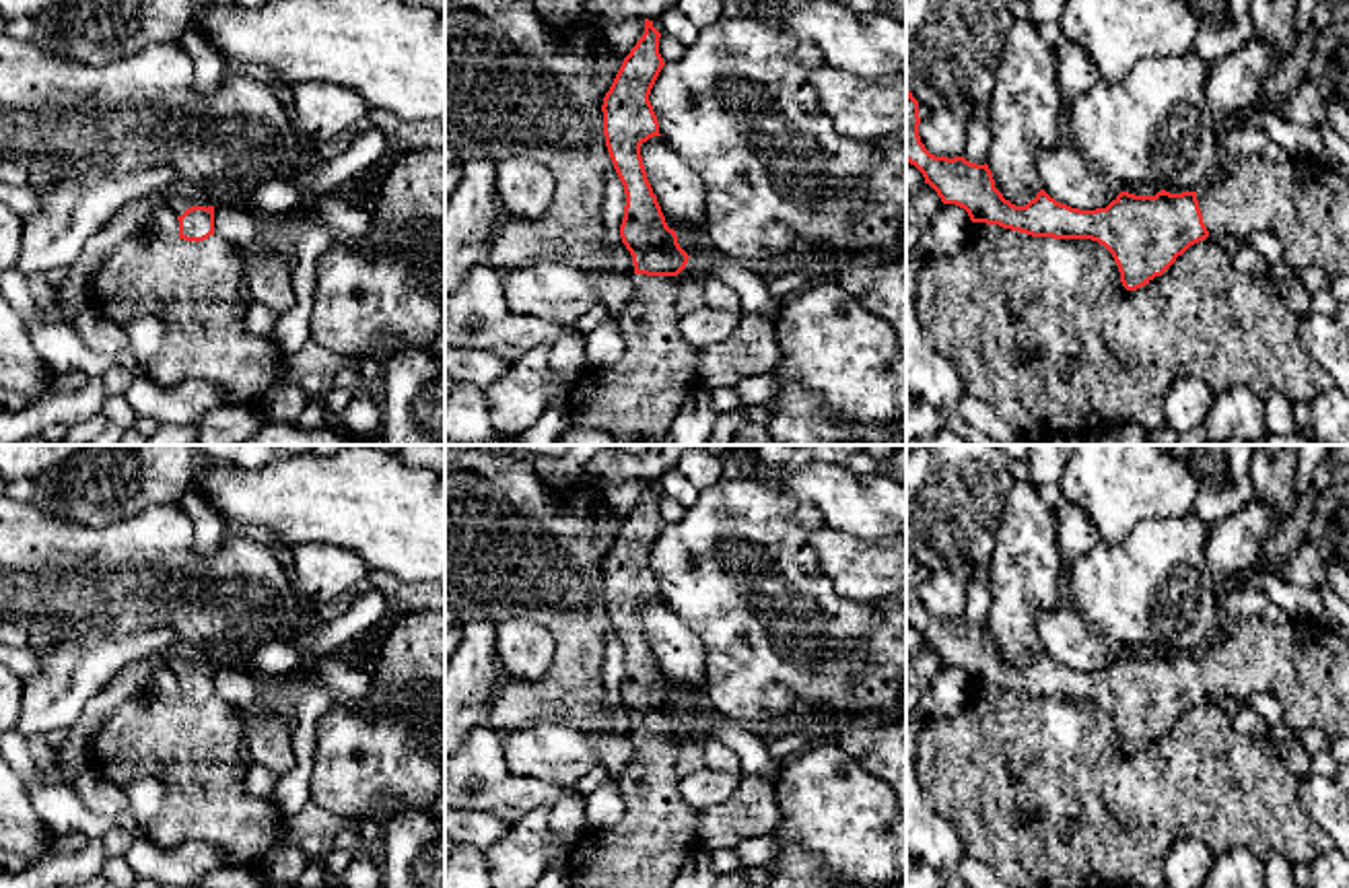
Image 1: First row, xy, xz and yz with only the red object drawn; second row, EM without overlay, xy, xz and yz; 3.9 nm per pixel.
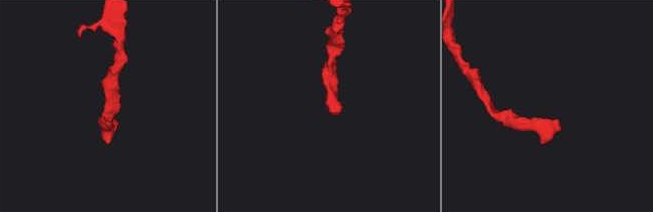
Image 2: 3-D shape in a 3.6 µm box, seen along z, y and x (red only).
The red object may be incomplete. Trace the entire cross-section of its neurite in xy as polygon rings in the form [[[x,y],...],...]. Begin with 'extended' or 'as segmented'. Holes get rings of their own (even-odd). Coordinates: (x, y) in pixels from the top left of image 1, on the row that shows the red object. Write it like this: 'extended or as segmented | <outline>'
extended | [[[177,190],[171,208],[179,220],[179,239],[198,243],[214,235],[212,190]]]

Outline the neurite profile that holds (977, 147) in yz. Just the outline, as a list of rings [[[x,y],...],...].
[[[987,101],[974,103],[972,124],[964,146],[964,159],[984,165],[989,159],[991,134],[987,128]]]

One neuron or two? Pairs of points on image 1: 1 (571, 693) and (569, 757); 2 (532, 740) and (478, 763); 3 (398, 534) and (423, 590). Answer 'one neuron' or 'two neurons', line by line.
1: two neurons
2: two neurons
3: two neurons

